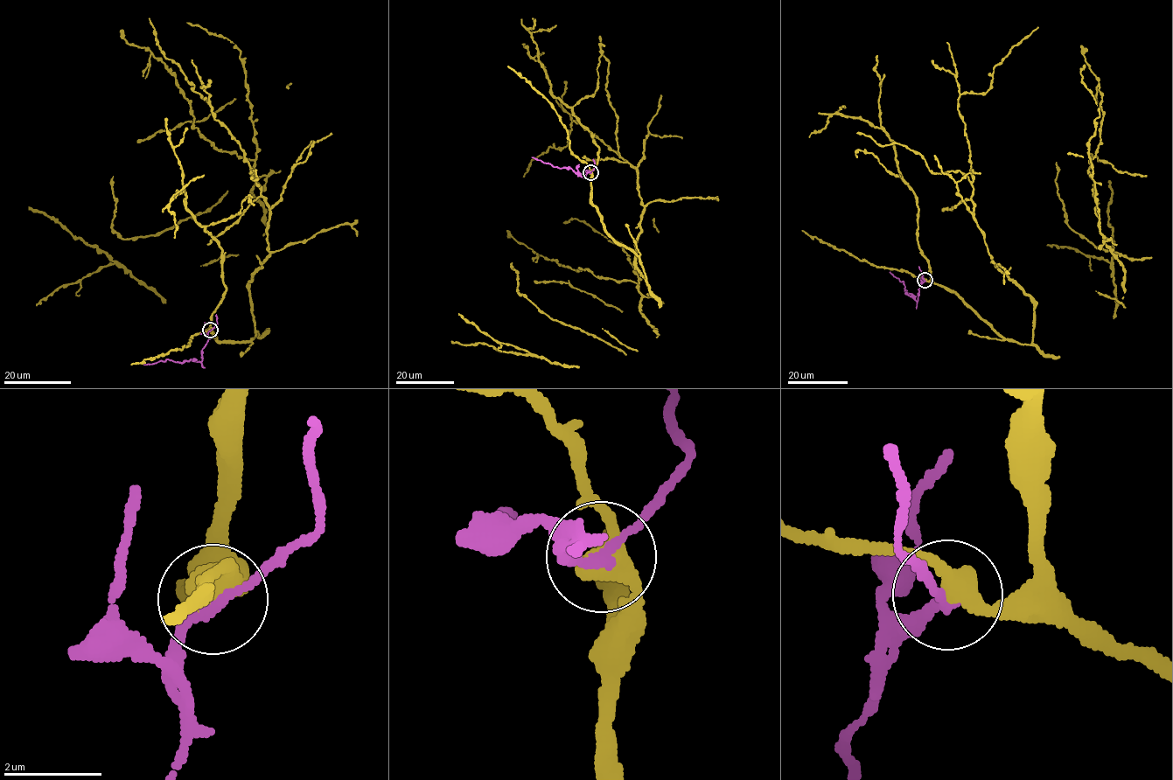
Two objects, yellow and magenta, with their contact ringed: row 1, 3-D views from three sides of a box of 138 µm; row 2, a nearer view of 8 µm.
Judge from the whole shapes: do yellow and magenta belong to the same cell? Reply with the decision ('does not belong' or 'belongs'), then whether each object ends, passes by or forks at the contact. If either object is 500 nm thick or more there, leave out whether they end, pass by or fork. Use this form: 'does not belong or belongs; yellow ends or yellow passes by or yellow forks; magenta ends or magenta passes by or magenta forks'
does not belong; yellow passes by; magenta passes by

